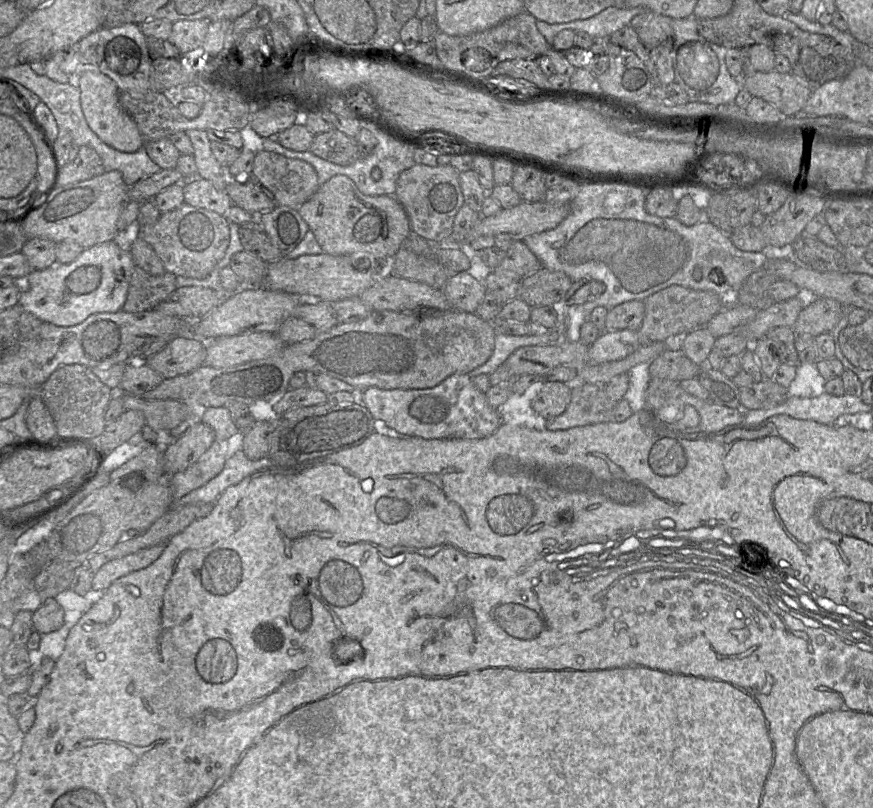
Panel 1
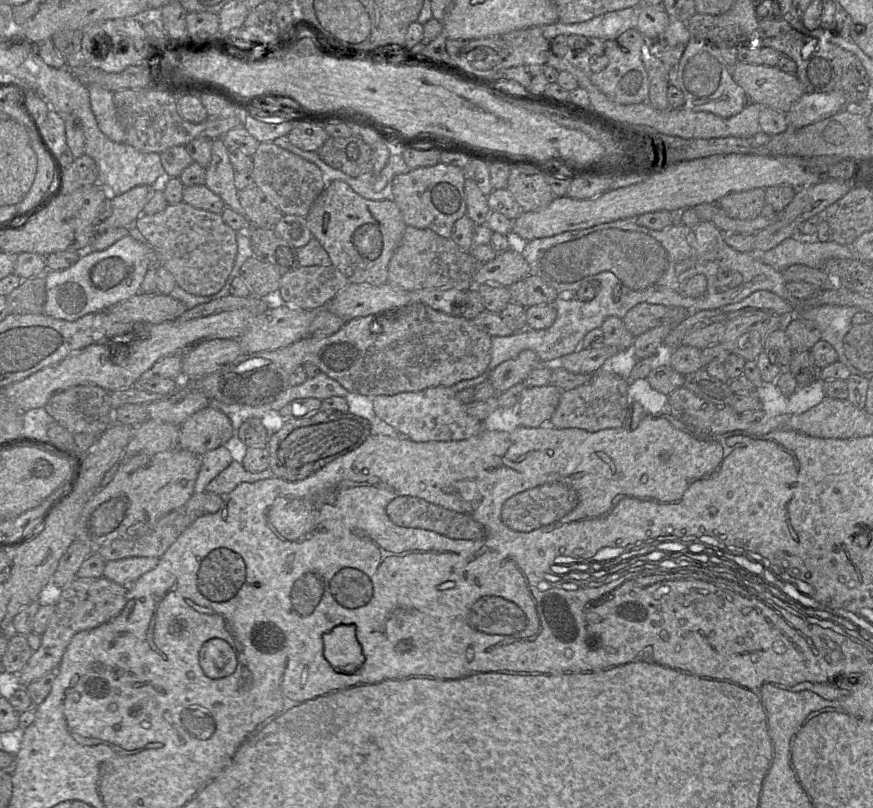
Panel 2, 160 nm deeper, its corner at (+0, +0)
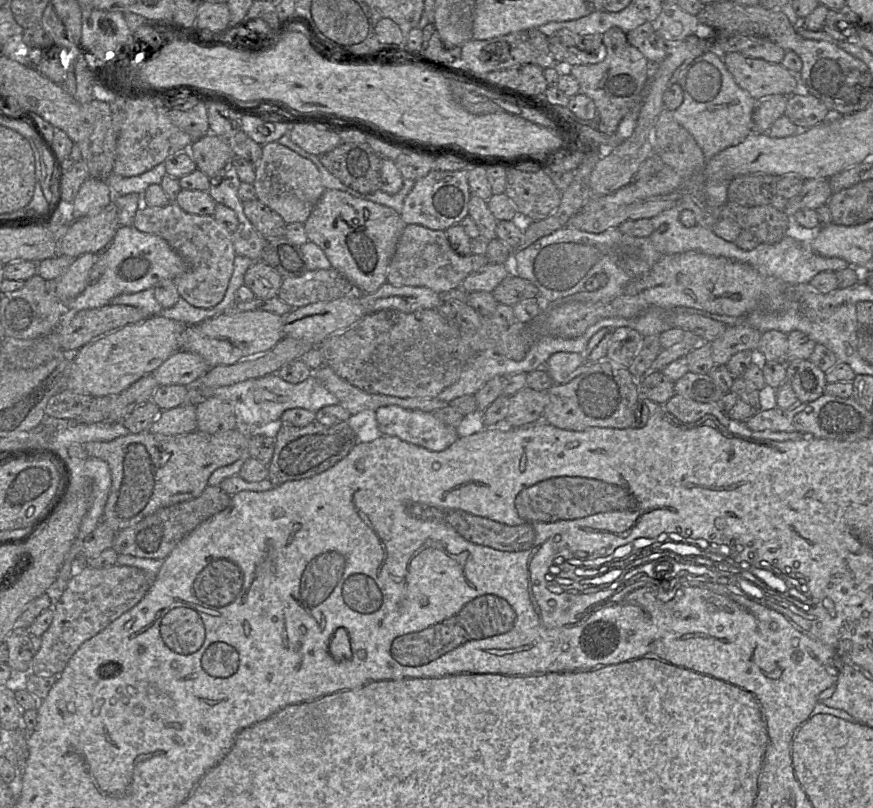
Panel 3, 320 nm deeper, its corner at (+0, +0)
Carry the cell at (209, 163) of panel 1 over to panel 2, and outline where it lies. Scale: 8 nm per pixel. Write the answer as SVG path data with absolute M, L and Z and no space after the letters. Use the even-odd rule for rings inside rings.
M213 139L211 161L205 168L205 185L222 199L226 207L245 216L237 197L238 190L234 184L235 173L222 139Z

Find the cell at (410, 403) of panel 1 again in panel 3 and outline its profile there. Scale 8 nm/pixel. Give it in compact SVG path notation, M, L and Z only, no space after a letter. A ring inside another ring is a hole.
M388 405L375 413L382 435L396 436L430 451L445 450L459 438L455 427L445 424L432 412Z

